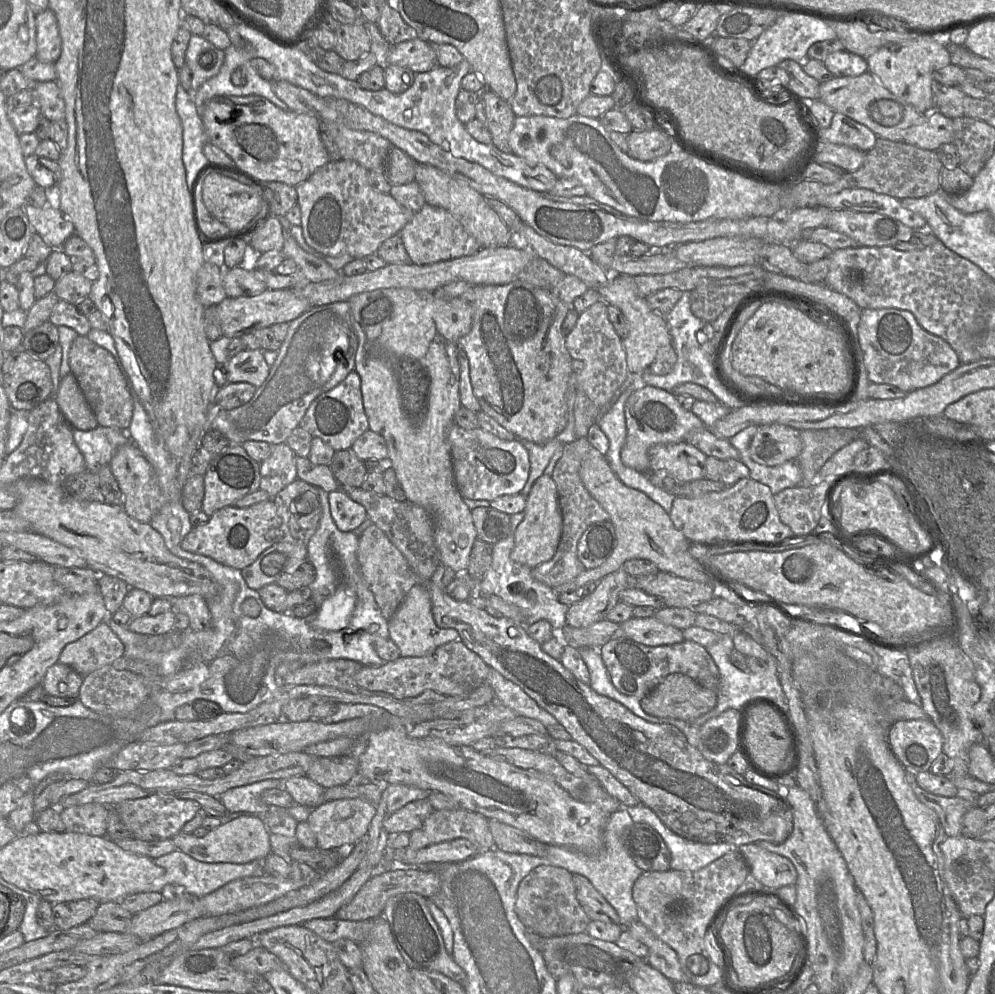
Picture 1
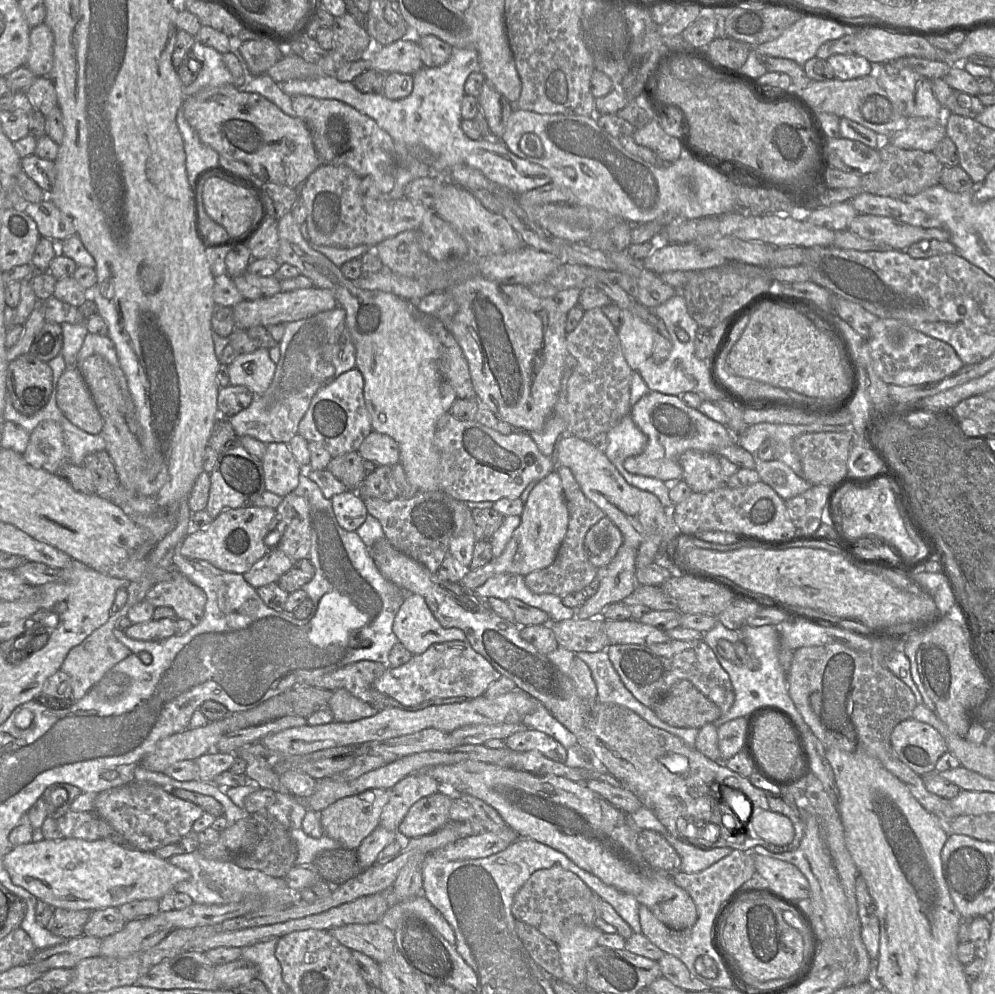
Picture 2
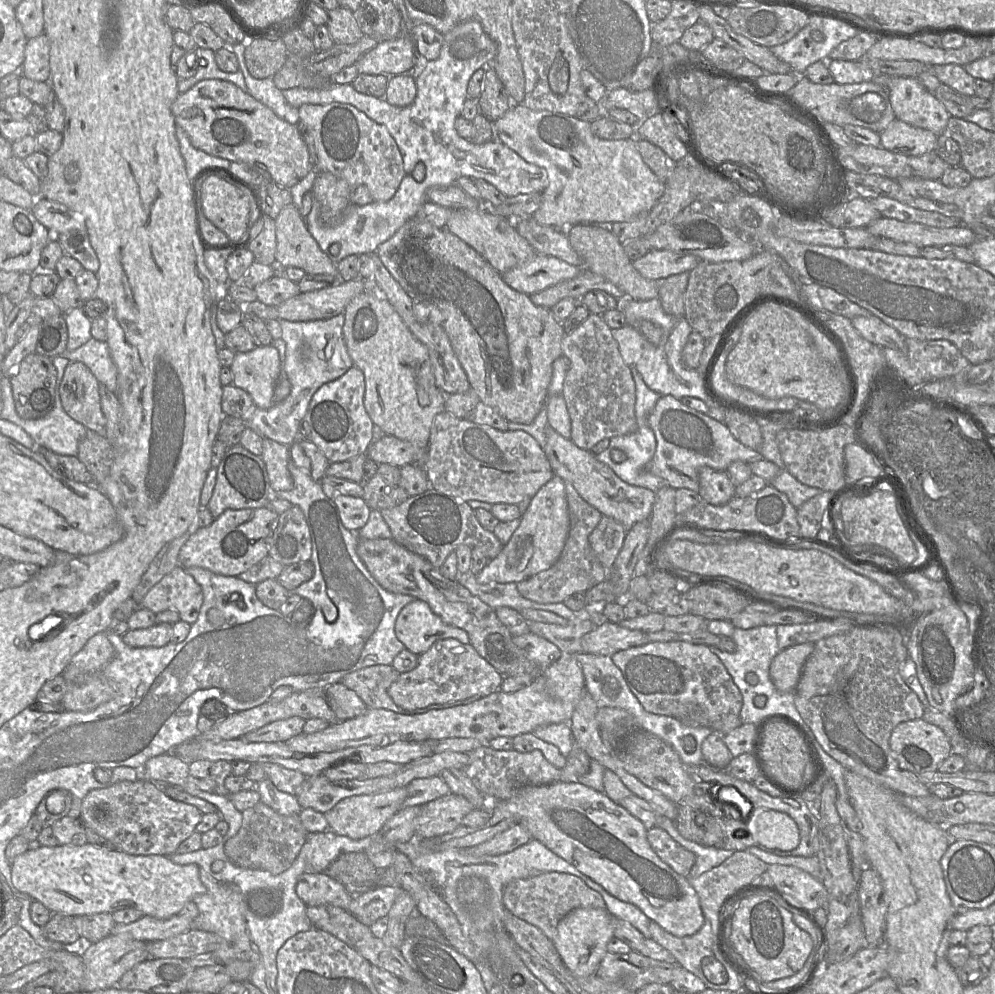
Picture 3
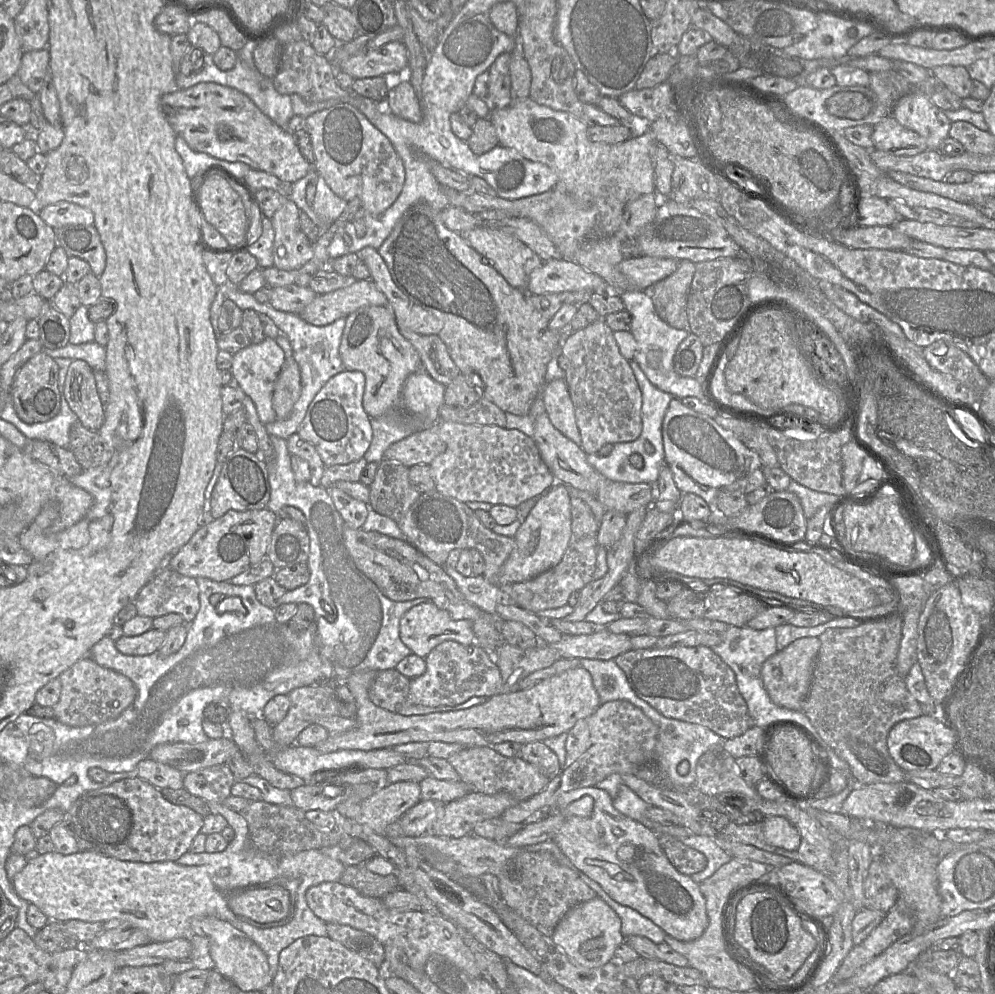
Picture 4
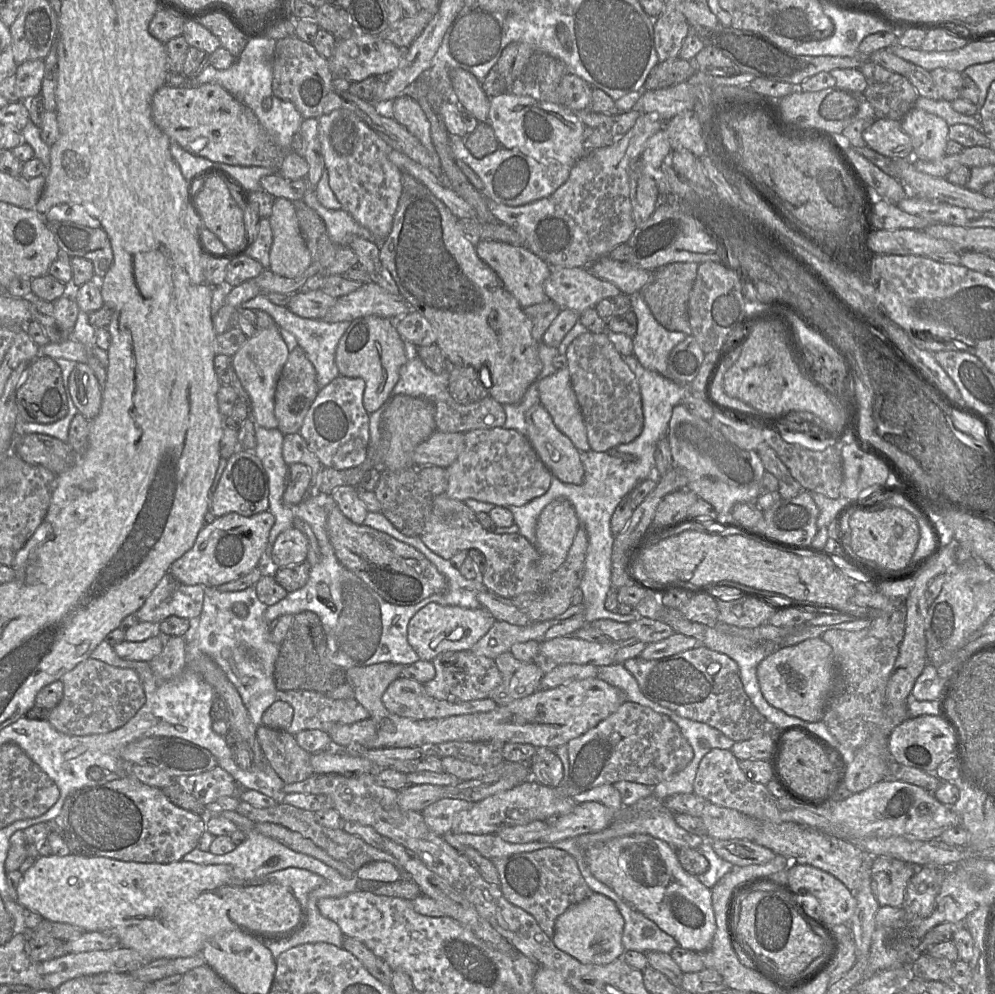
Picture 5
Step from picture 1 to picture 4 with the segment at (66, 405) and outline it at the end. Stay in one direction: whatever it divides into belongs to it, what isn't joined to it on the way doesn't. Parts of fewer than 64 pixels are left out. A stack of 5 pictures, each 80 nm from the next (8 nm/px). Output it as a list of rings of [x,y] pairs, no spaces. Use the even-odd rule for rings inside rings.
[[[73,360],[65,378],[63,397],[69,407],[84,427],[98,431],[105,417],[92,368],[83,360]]]

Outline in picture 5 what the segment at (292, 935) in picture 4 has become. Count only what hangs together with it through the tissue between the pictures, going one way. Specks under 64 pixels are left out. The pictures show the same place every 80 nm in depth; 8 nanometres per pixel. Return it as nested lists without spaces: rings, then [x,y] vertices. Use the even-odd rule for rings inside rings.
[[[311,892],[308,899],[305,922],[301,929],[290,940],[272,943],[270,948],[274,958],[277,960],[283,950],[296,943],[325,942],[337,947],[343,947],[344,937],[345,935],[340,927],[320,913]]]

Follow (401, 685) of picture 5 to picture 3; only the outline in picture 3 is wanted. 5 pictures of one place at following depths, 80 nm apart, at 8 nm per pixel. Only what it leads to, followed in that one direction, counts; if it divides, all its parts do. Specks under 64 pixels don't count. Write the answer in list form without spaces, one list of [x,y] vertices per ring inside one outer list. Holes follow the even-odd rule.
[[[374,665],[351,672],[345,675],[340,682],[353,690],[368,708],[386,709],[405,715],[422,714],[428,710],[468,705],[482,697],[473,696],[443,704],[433,704],[425,708],[406,710],[398,706],[388,693],[390,686],[397,680],[399,675],[400,673],[391,665]]]

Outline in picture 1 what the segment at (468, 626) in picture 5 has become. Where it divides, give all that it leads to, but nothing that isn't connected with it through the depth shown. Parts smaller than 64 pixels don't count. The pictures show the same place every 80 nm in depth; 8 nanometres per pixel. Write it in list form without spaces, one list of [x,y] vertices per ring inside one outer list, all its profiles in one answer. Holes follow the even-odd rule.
[[[420,581],[406,594],[394,615],[389,619],[389,638],[398,646],[403,657],[420,657],[433,652],[441,645],[459,639],[453,628],[439,628],[432,614],[432,605],[425,583]]]

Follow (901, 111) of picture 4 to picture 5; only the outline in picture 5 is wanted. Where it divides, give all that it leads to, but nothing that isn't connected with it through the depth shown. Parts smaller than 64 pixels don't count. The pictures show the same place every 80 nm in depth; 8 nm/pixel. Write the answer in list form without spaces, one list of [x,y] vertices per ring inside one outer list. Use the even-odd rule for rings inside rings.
[[[913,107],[900,122],[911,138],[914,158],[933,161],[946,155],[949,126],[944,119]]]

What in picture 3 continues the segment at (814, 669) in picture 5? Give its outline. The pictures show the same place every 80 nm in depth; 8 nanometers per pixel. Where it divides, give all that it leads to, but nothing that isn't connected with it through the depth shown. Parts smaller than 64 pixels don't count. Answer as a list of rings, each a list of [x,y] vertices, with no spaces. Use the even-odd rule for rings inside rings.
[[[802,643],[782,650],[775,656],[770,664],[769,676],[778,691],[794,692],[814,648],[815,643]]]

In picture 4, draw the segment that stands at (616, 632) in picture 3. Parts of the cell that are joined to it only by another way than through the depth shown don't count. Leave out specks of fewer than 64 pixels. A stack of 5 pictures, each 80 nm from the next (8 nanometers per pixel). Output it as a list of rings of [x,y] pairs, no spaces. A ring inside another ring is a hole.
[[[603,627],[594,634],[582,634],[578,636],[564,635],[563,638],[551,645],[564,659],[595,659],[595,660],[615,660],[617,656],[632,649],[632,637],[626,634],[615,634]]]

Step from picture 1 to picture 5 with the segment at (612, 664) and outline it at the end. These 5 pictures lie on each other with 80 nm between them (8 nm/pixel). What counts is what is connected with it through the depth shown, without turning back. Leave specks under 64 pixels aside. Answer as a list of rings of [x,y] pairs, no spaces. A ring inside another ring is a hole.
[[[705,646],[657,660],[635,657],[623,666],[635,677],[642,693],[680,717],[708,724],[733,741],[759,735],[779,739],[786,727],[775,727],[755,708],[744,691],[738,664],[729,656]]]

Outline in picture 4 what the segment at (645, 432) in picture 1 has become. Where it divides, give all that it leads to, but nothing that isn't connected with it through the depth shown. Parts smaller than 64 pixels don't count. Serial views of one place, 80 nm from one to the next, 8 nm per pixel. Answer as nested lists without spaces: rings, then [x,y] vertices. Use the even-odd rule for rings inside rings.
[[[673,398],[662,424],[664,463],[671,469],[674,481],[682,493],[702,497],[715,507],[715,498],[721,489],[738,484],[745,492],[749,476],[763,465],[760,456],[749,449],[732,432],[715,422],[713,418],[695,412]]]

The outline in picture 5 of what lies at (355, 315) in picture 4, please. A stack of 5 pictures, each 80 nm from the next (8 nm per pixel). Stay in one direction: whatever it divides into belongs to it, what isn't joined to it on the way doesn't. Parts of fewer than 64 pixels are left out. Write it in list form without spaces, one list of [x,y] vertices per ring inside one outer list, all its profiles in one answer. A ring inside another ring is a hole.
[[[375,315],[357,318],[350,322],[336,349],[335,362],[340,376],[365,381],[363,405],[368,414],[376,412],[390,399],[400,377],[399,371],[411,356],[394,322]]]

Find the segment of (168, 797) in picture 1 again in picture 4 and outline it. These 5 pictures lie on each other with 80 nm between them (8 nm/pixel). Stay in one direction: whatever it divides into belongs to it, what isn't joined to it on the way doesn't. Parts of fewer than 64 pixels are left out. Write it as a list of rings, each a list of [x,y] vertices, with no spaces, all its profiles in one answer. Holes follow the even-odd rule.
[[[139,777],[115,781],[82,794],[64,821],[82,851],[94,851],[123,861],[177,861],[201,832],[204,817],[167,800],[160,789]]]

